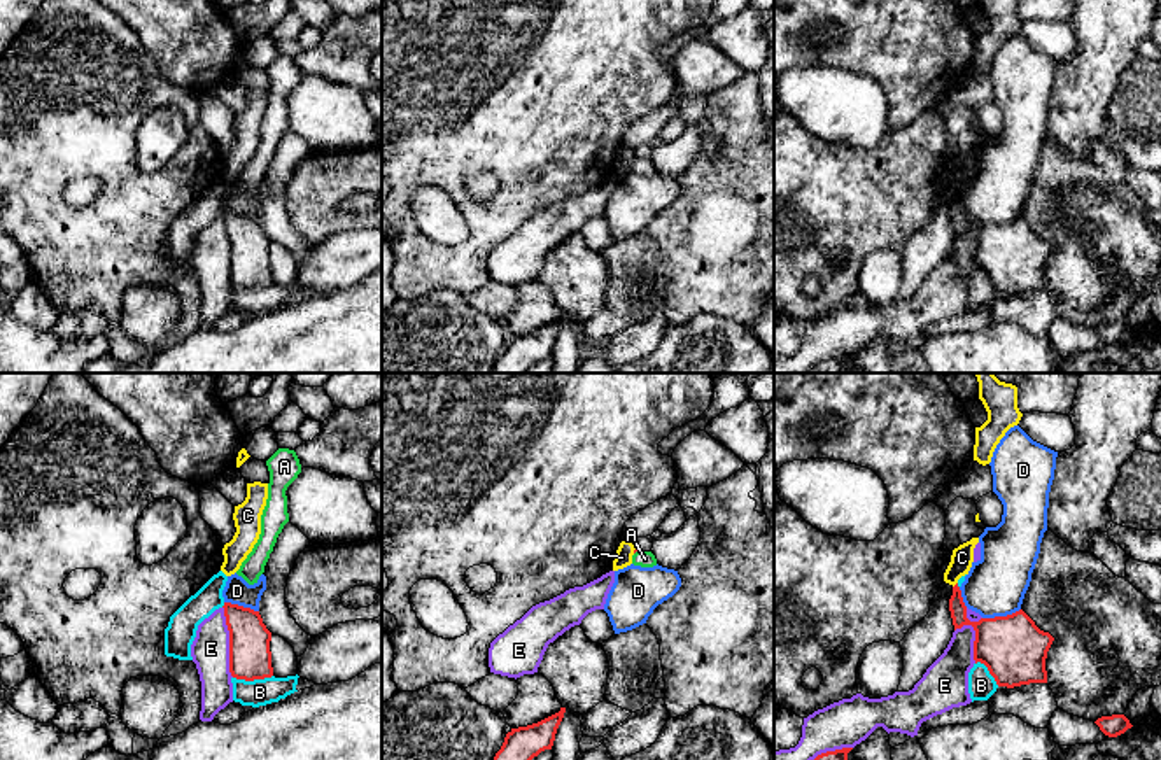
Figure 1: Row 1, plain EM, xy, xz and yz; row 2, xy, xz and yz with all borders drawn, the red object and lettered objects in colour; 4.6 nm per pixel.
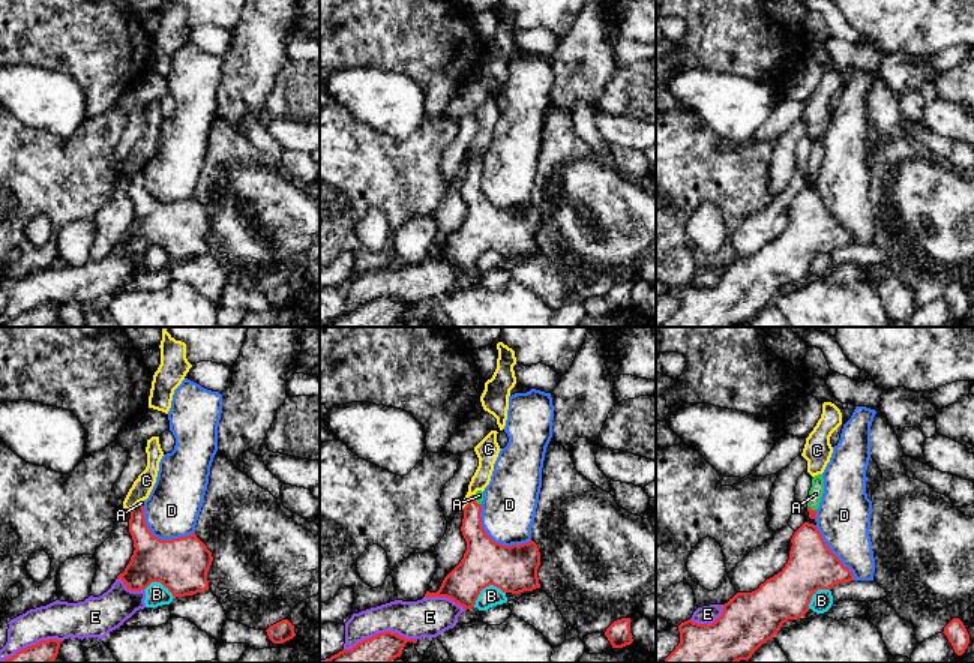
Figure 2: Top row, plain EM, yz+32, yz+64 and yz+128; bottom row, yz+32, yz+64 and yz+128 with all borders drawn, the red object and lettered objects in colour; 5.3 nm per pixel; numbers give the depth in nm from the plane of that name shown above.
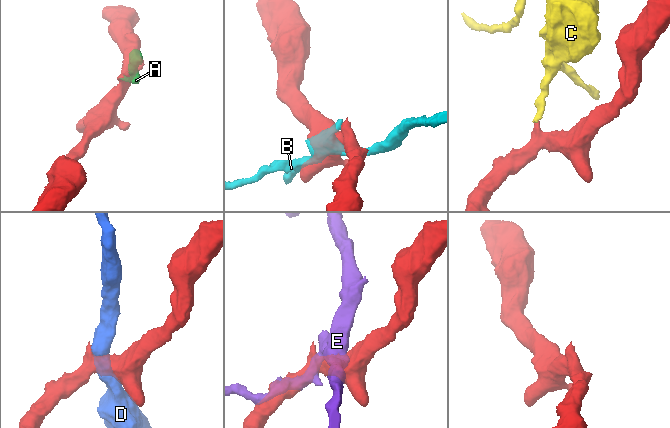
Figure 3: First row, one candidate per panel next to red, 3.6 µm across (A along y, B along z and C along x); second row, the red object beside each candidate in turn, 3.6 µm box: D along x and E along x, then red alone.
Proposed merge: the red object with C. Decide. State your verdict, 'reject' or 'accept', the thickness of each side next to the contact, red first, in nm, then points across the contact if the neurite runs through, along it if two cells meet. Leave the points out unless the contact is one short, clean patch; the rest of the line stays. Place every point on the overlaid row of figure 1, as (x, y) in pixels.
reject; 110 nm thick on the red side, 100 nm on the other; border along yz (956, 582), (953, 587)

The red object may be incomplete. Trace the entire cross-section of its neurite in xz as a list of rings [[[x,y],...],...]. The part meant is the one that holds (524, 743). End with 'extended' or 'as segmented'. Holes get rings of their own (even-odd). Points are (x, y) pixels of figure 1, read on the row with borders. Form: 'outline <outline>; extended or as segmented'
outline [[[560,707],[559,713],[538,723],[511,728],[494,760],[532,760],[541,751],[552,749],[564,713],[566,707]]]; as segmented

